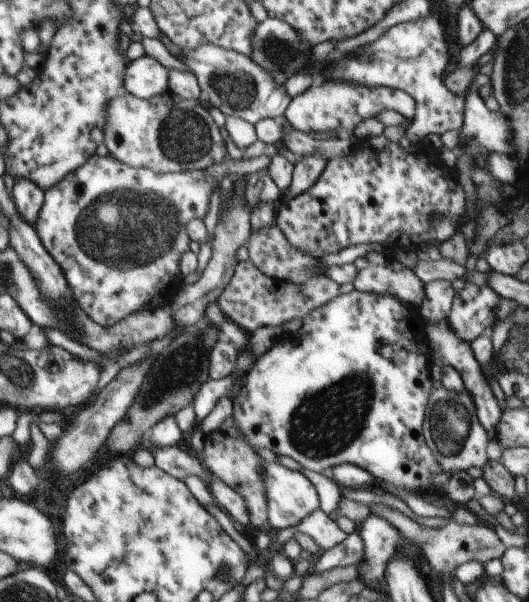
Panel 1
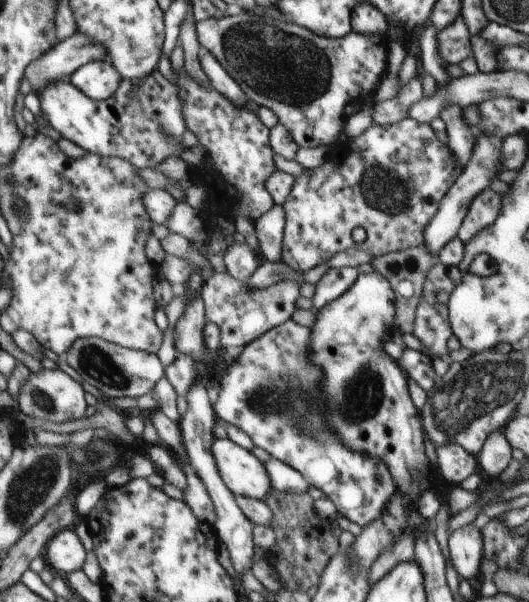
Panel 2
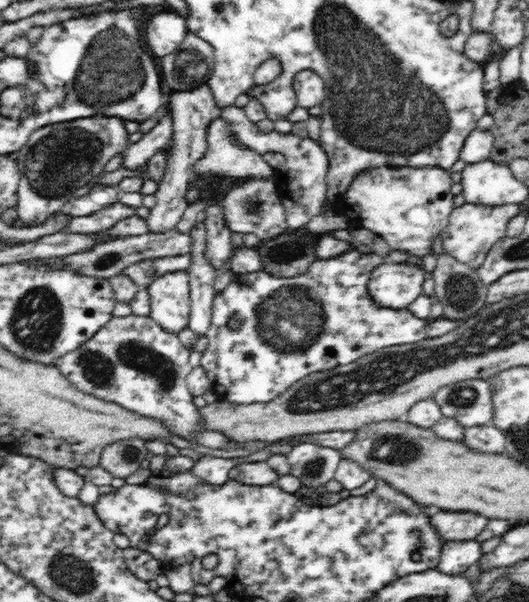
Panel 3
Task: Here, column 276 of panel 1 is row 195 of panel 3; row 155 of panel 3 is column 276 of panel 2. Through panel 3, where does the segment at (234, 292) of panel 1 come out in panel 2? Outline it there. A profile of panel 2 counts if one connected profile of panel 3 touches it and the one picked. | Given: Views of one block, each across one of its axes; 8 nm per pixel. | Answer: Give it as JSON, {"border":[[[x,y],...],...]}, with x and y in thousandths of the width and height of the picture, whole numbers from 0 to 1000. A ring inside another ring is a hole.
{"border":[[[405,452],[382,475],[389,532],[403,535],[416,547],[418,575],[437,580],[457,580],[507,548],[533,542],[552,528],[560,502],[567,490],[561,460],[554,465],[533,465],[526,472],[505,475],[495,482],[469,482],[469,468],[454,468],[437,455]]]}

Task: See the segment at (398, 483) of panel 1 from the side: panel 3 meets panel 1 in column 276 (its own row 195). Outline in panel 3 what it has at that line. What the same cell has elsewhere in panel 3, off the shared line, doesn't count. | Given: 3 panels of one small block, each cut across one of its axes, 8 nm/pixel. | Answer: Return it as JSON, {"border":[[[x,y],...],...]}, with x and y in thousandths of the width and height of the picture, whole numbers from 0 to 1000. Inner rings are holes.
{"border":[[[720,276],[686,282],[648,324],[650,336],[637,342],[641,355],[681,369],[718,392],[735,415],[756,415],[779,425],[809,422],[817,402],[847,375],[858,341],[851,286],[828,276],[735,277]]]}

